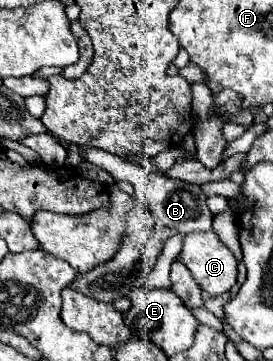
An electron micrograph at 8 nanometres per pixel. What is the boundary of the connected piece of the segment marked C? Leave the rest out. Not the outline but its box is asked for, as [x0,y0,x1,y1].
[180,231,236,295]

